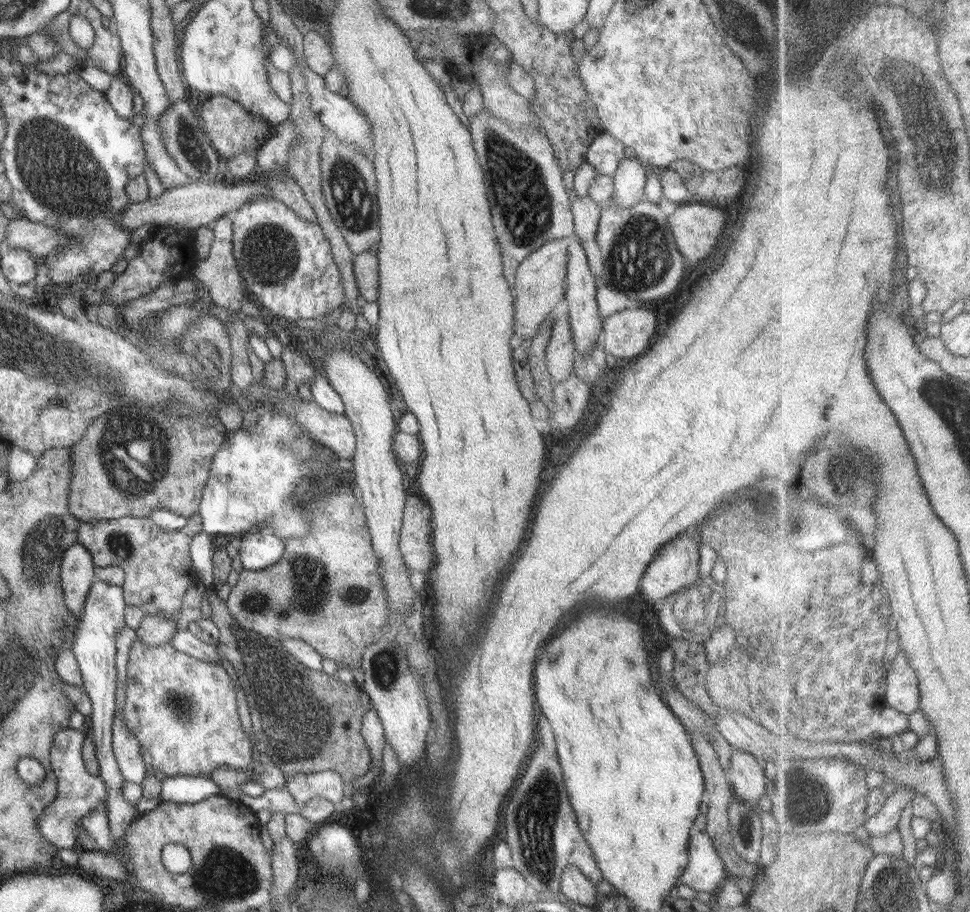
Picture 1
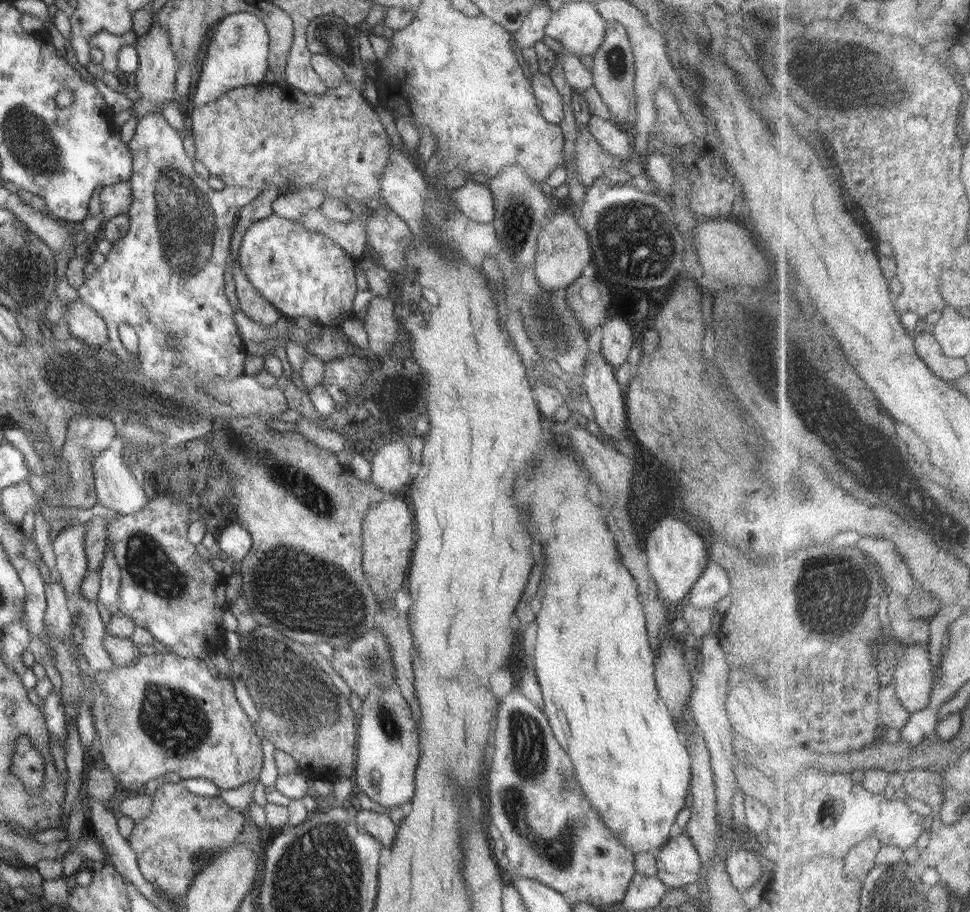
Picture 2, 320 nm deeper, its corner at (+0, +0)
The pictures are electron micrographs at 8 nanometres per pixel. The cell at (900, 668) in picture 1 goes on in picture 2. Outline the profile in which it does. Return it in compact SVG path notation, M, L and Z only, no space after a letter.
M909 645L904 653L905 657L900 657L900 666L893 679L898 696L905 702L906 708L919 713L928 710L931 705L937 671L930 662L927 645Z

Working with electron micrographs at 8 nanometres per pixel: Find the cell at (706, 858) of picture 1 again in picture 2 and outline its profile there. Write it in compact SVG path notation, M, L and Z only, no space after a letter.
M687 834L672 837L656 851L657 877L668 888L697 882L701 873L701 860Z

